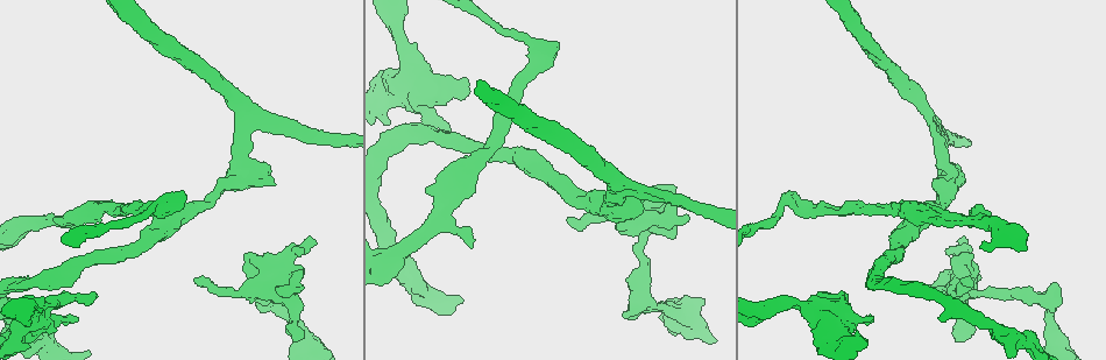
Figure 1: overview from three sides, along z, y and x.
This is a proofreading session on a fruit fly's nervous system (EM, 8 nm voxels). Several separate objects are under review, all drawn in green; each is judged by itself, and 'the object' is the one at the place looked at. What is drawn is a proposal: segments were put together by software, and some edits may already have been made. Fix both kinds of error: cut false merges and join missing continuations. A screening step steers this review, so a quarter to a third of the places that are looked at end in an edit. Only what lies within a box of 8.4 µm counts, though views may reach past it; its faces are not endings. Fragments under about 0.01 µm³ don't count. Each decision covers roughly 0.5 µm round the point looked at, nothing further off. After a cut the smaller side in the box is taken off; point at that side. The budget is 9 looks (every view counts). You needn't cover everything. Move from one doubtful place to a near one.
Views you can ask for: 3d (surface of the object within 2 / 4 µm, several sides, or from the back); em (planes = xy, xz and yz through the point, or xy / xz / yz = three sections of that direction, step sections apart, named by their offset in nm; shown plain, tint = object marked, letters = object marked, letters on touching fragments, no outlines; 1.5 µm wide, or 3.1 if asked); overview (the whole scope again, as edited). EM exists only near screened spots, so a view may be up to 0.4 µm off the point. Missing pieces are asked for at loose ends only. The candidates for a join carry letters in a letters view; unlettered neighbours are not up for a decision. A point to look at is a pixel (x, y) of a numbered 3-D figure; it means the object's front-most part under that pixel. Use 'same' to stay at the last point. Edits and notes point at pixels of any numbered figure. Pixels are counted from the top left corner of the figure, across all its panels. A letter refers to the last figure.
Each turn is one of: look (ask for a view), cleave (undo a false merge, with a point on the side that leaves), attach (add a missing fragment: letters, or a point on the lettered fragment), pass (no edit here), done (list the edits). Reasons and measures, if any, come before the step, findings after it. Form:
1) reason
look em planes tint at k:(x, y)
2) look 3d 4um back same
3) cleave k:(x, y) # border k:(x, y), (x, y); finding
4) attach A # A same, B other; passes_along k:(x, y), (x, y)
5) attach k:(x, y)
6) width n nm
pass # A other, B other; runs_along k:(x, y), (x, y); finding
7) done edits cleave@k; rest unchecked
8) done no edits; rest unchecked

an open end
look em xy step 8 tint at 1:(788, 195)

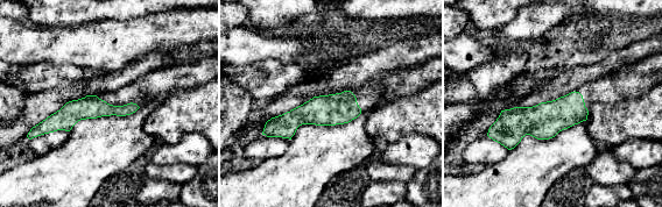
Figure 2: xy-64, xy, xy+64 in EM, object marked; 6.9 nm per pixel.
look em planes letters same

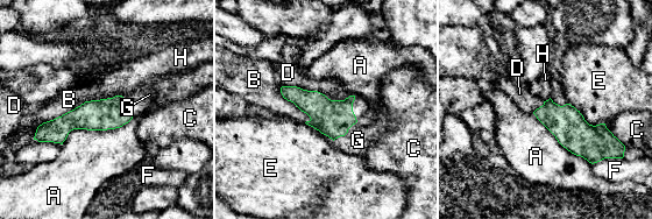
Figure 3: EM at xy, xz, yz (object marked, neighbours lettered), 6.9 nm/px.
width 220 nm
attach G # A other, B other, C other, D other, E other, F other, G same, H other; passes_along 3:(332, 118), (345, 134), (358, 140); the cell continues

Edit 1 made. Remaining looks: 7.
sharp bend
look em xy step 8 letters at 1:(448, 178)

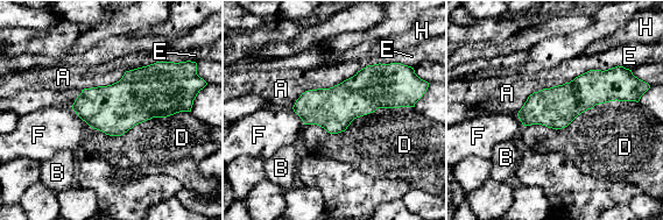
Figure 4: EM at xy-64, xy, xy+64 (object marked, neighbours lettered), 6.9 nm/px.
pass # A other, B other, D other, E other, F other, H other; runs_along 4:(626, 98), (582, 93), (521, 115); all the same cell

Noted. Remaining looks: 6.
an open end
look 3d 4um at 1:(97, 296)

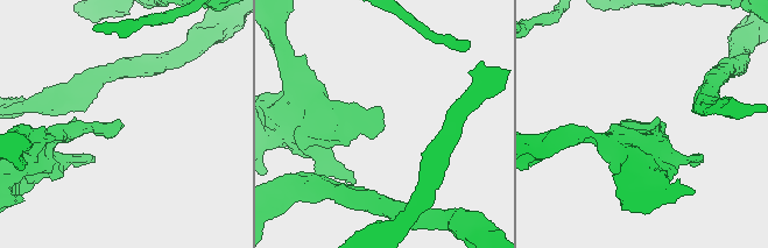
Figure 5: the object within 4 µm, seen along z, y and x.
look em yz step 4 tint at 5:(384, 126)

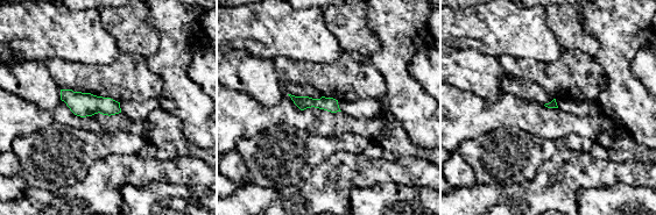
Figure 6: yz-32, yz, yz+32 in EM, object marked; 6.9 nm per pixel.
look em planes letters same

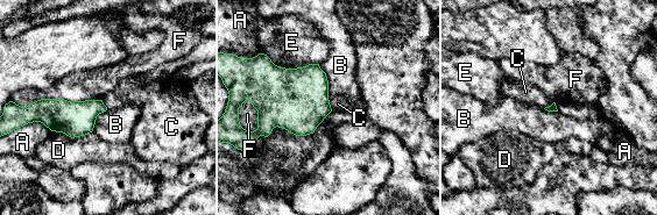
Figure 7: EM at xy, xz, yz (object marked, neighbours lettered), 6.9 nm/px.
pass # A other, B other, C other, D other, E other, F other; no lettered fragment goes on from it

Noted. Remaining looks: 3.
see it whole again
look overview

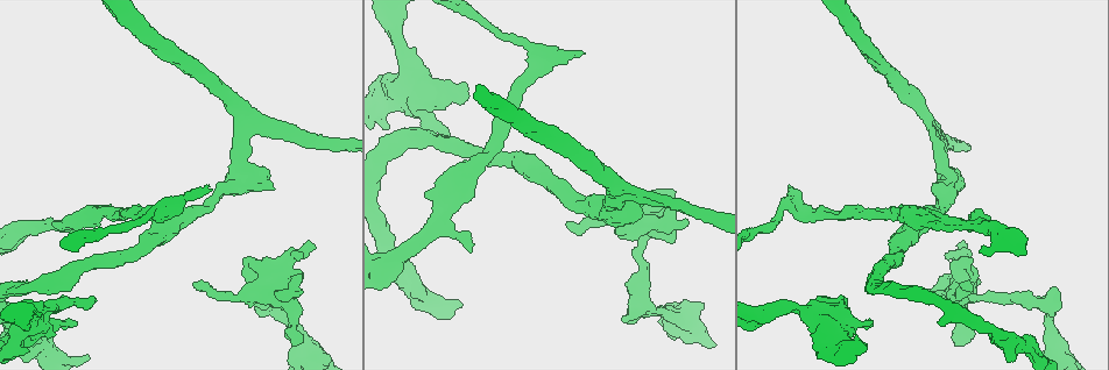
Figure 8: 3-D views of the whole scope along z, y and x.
branch stops here
look em xy step 8 letters at 8:(274, 187)

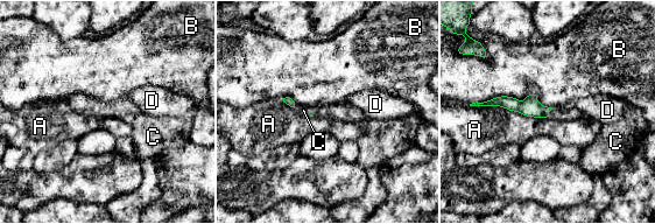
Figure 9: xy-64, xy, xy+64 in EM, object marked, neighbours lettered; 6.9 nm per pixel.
cut it another way
look em planes letters same

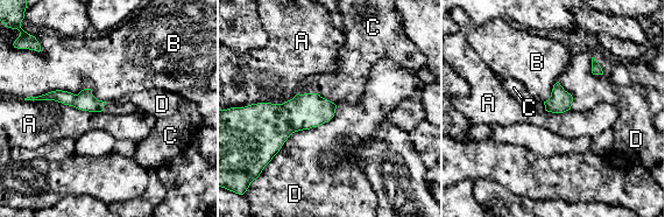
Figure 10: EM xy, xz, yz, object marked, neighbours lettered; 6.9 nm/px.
attach C # A other, B other, C same, D other; passes_along 10:(305, 111), (309, 93), (312, 84); it goes on there

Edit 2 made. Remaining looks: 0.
done edits attach@3, attach@10; rest unchecked

